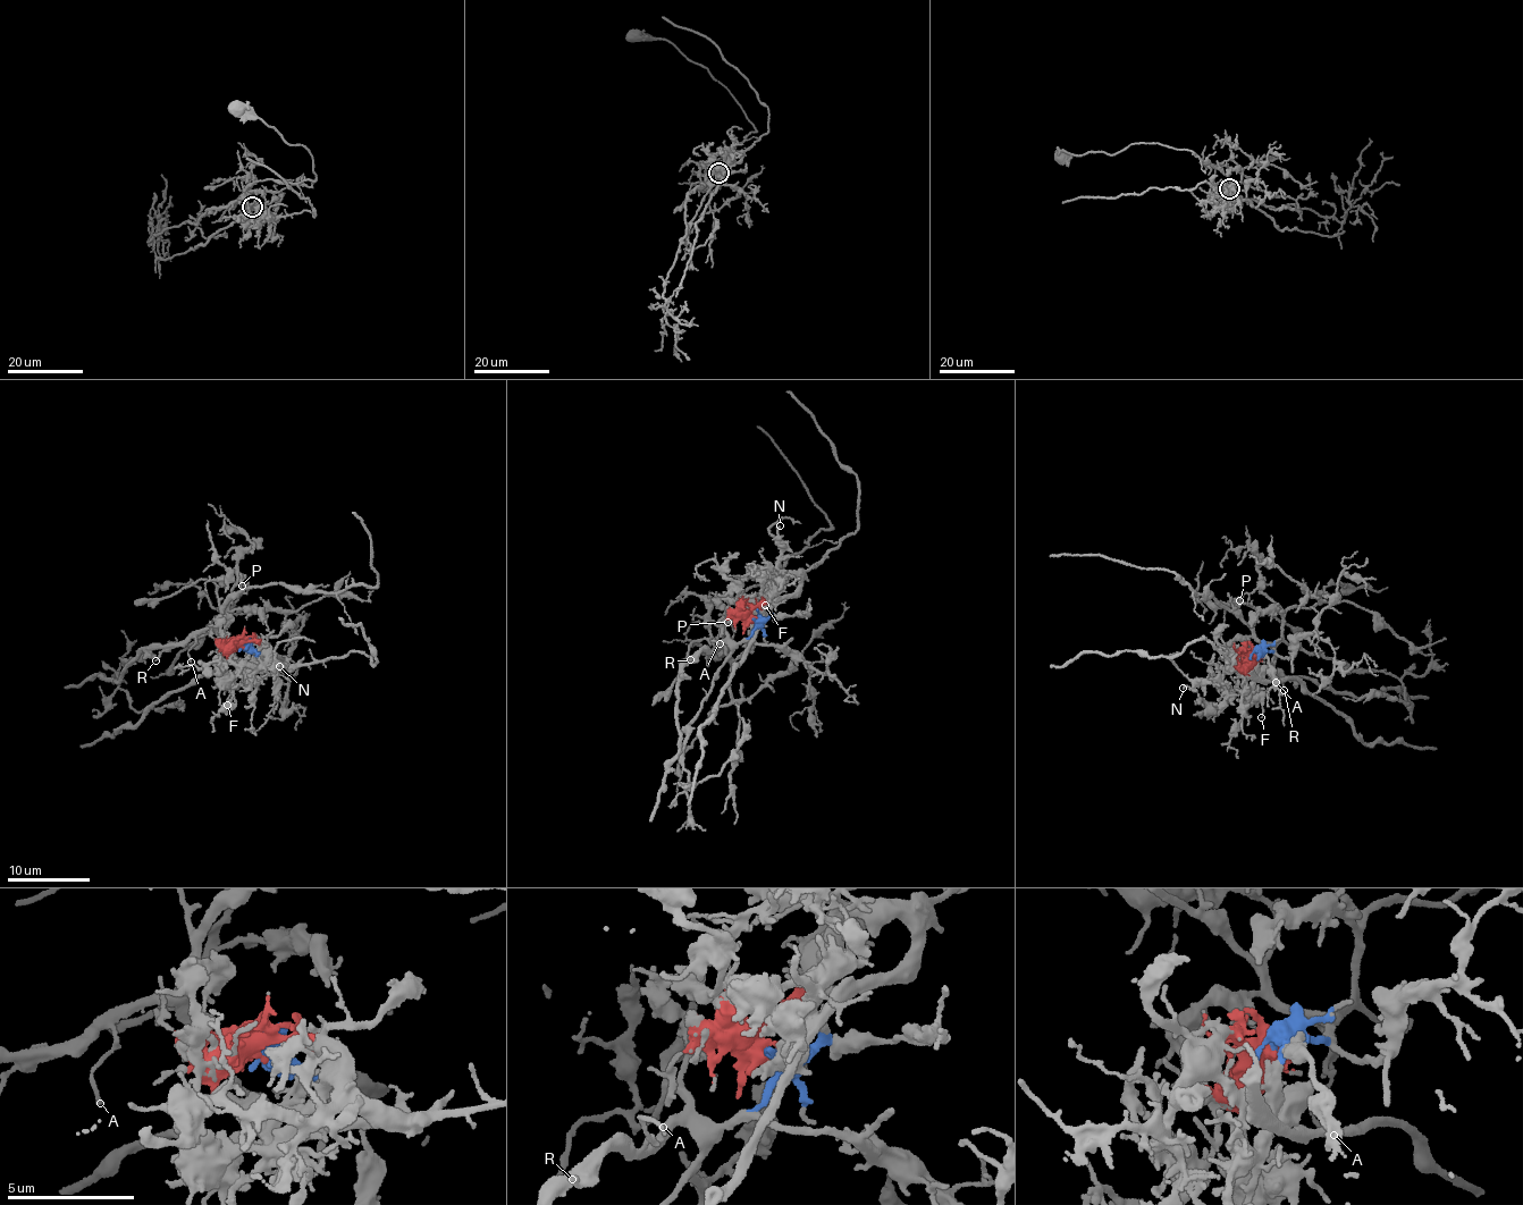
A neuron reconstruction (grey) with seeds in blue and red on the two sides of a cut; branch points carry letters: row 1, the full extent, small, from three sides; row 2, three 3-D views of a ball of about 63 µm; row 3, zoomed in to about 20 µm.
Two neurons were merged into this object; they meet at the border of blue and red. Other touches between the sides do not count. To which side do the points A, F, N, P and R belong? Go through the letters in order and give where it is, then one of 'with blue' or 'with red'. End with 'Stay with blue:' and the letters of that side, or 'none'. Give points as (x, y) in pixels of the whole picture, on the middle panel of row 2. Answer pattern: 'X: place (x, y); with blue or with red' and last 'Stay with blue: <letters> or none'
A: place (720, 643); with blue
F: place (765, 605); with red
N: place (780, 525); with red
P: place (728, 622); with blue
R: place (690, 659); with blue
Stay with blue: A, P, R

